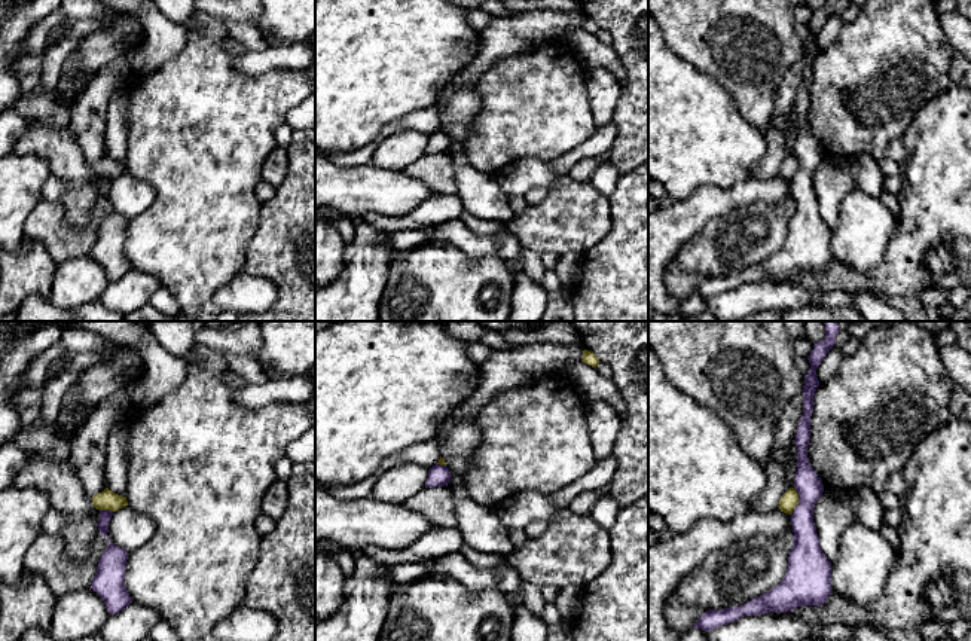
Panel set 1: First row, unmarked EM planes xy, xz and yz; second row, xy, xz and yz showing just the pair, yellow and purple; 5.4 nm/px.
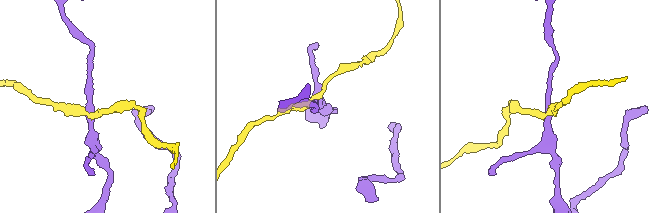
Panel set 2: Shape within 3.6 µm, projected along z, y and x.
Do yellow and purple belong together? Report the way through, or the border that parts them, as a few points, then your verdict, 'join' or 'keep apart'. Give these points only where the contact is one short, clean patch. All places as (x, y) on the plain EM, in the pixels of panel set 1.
border yz (794, 155), (797, 171), (790, 180); keep apart

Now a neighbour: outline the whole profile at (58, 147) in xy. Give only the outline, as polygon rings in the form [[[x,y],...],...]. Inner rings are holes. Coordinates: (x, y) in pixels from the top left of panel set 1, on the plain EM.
[[[33,120],[16,140],[13,152],[21,156],[36,155],[45,159],[51,174],[67,183],[67,190],[59,201],[65,210],[65,223],[83,228],[91,222],[91,211],[100,196],[91,186],[92,167],[82,153],[70,125],[55,129]]]

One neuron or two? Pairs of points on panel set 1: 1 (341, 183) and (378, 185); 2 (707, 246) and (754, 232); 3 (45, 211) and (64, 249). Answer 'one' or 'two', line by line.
1: one
2: one
3: one

